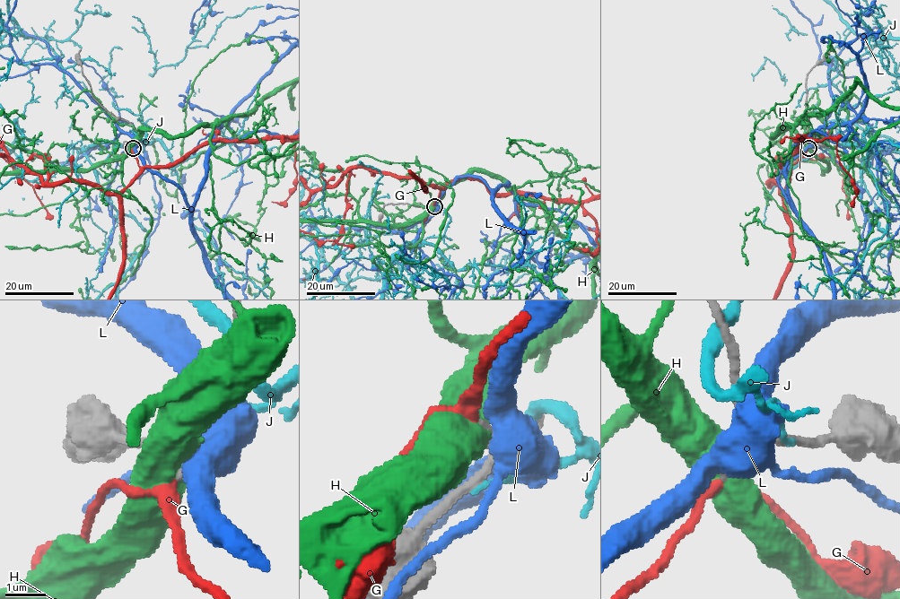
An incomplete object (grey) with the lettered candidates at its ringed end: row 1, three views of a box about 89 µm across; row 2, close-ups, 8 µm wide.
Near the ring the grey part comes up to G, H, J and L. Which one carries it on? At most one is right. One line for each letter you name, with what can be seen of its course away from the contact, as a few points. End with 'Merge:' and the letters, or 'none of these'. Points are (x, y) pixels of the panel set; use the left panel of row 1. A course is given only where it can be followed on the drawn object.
Merge: G

